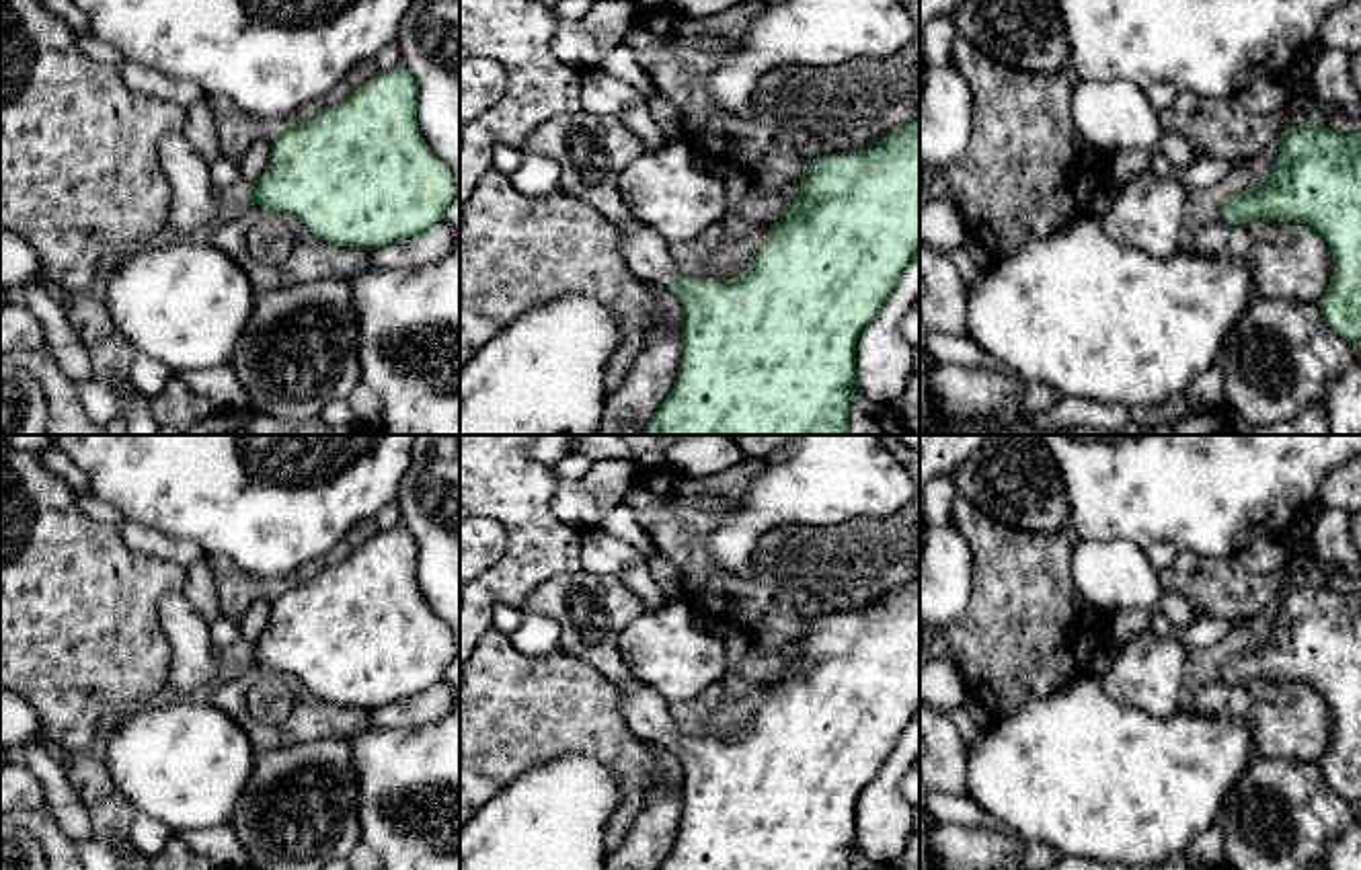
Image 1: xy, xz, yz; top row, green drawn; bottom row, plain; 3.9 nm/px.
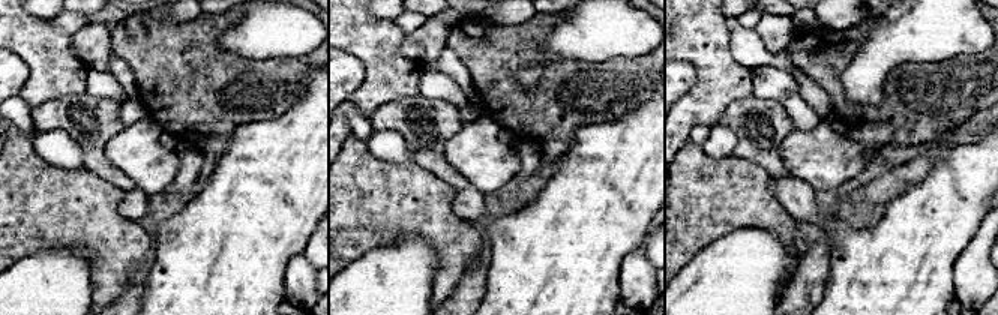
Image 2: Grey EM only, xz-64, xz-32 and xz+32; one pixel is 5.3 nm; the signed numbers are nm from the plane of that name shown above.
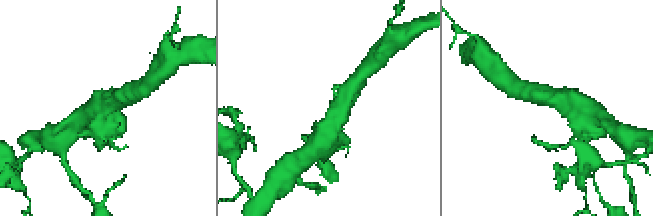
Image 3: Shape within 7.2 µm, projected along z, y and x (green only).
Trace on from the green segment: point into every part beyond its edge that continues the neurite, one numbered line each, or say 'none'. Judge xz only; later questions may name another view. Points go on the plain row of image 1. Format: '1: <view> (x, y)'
1: xz (647, 715)

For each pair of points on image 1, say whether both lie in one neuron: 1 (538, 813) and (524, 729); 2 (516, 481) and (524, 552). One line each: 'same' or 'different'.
1: different
2: same

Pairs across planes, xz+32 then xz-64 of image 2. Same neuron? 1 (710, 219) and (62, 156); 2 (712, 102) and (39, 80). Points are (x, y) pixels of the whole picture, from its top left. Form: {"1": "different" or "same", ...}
{"1": "different", "2": "same"}

